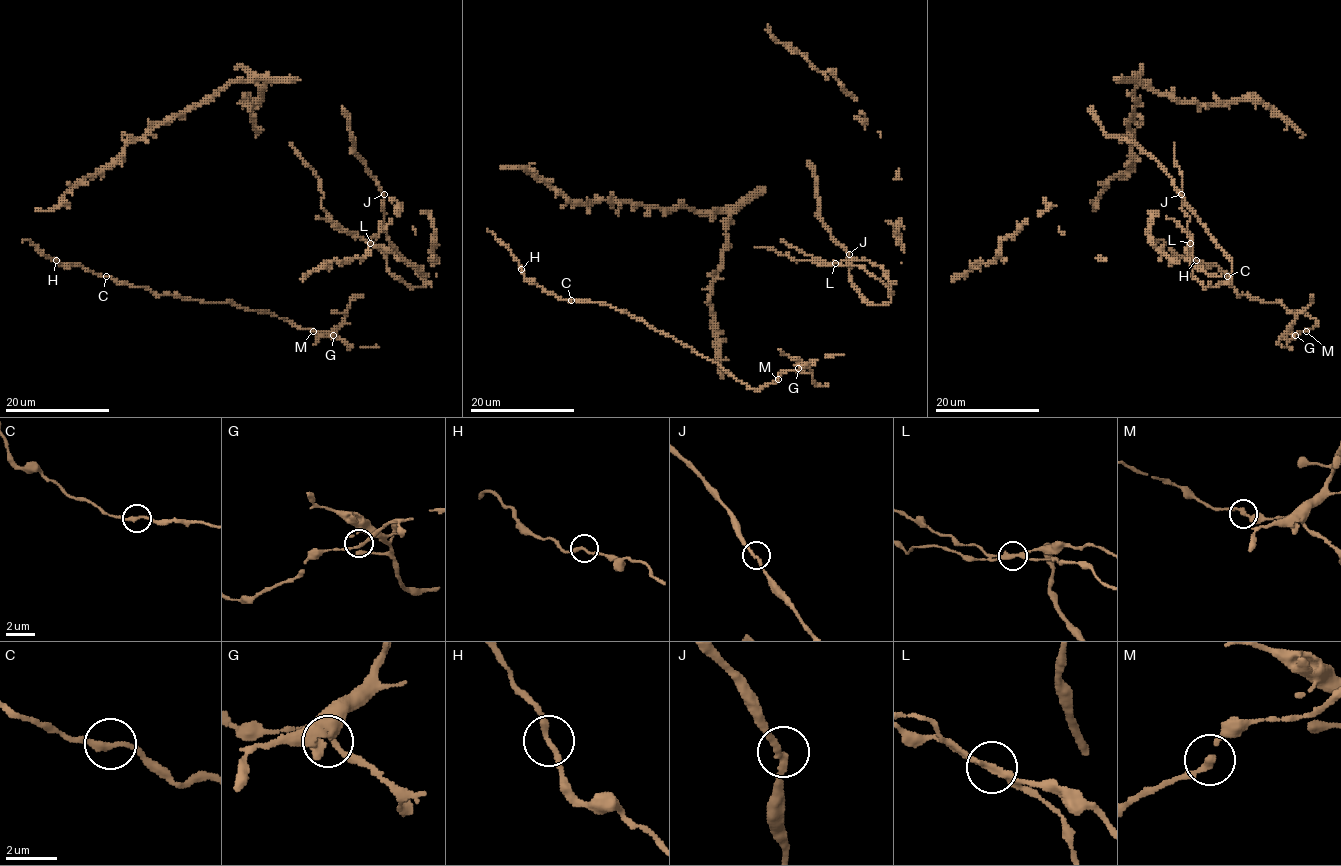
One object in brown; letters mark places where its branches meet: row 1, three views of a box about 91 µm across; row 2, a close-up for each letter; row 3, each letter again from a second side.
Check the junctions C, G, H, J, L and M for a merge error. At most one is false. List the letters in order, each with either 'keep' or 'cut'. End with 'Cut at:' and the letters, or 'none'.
C: keep
G: keep
H: keep
J: keep
L: cut
M: keep
Cut at: L

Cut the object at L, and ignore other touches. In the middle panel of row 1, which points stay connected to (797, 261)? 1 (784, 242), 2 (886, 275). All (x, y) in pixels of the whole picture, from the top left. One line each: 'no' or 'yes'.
1: no
2: no

